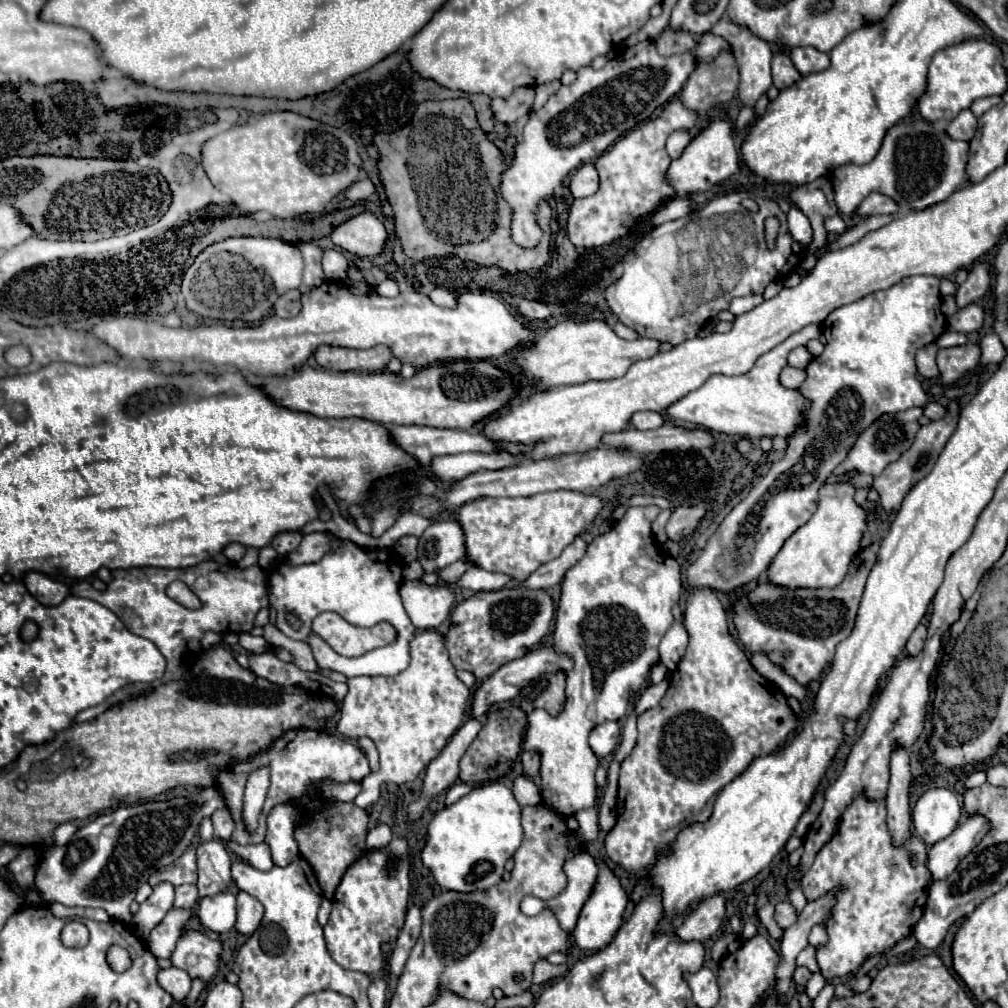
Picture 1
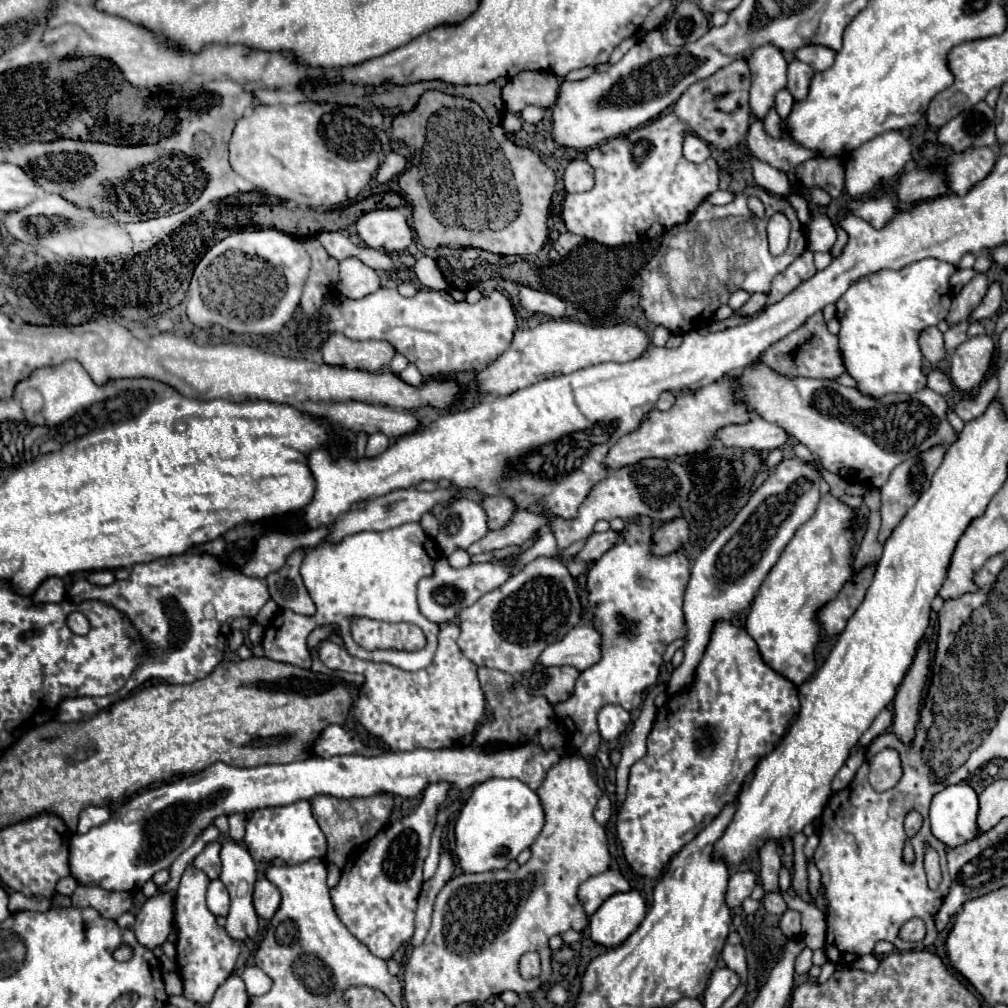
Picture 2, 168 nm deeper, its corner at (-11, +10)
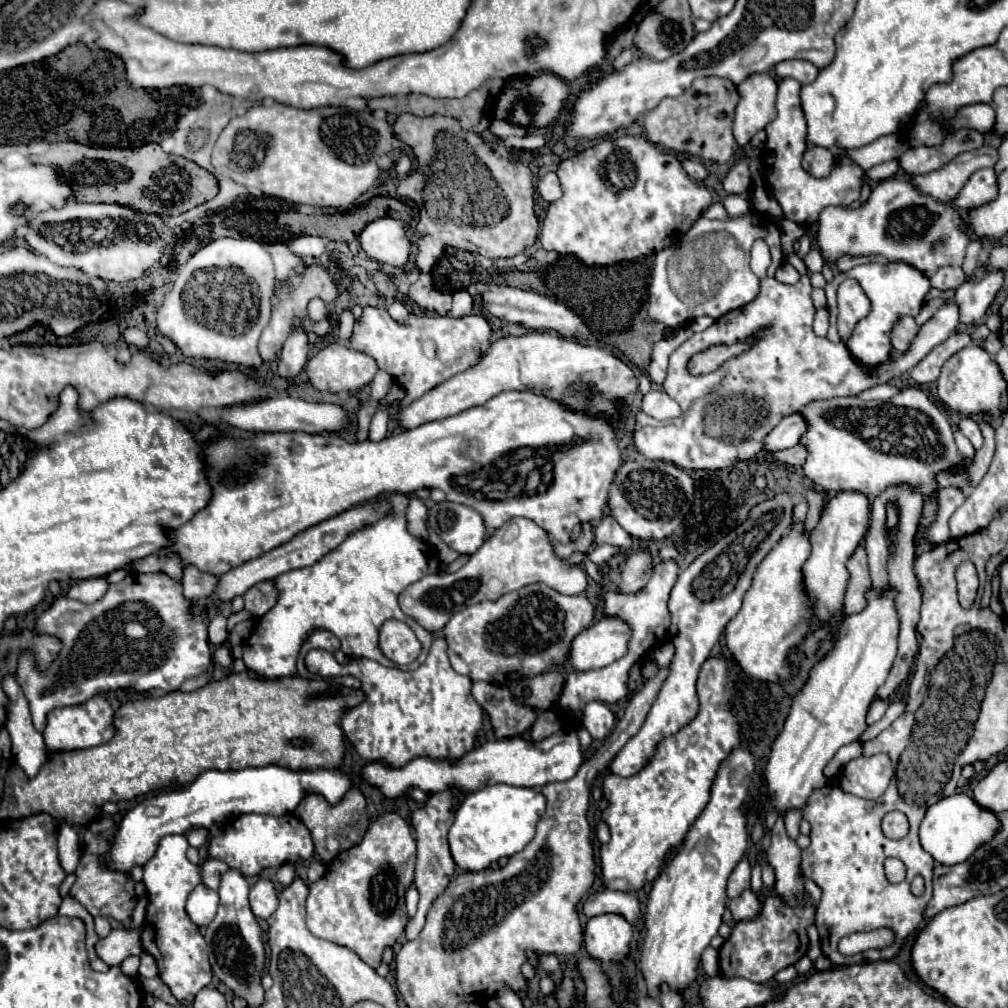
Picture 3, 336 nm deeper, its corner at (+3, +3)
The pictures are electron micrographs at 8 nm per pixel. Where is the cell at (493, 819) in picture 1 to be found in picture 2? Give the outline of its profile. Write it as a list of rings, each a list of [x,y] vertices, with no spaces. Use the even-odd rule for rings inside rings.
[[[490,778],[478,784],[464,802],[454,824],[458,866],[464,872],[492,872],[506,868],[508,862],[528,848],[544,826],[544,810],[534,790],[516,778]]]

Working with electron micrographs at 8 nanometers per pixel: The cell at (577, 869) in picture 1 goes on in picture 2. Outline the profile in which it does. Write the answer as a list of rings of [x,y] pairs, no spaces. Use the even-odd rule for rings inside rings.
[[[608,868],[606,872],[596,874],[580,884],[578,900],[580,900],[586,916],[592,916],[608,896],[612,896],[616,892],[624,892],[624,890],[630,890],[630,884],[626,882],[626,878],[618,870]]]

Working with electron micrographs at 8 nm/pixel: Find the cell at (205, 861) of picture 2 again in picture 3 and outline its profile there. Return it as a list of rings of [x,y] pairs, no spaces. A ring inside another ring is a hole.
[[[208,859],[202,865],[202,883],[216,891],[220,885],[220,877],[222,877],[222,873],[226,873],[226,869],[230,869],[226,863],[222,865],[222,861],[218,861],[218,859]]]

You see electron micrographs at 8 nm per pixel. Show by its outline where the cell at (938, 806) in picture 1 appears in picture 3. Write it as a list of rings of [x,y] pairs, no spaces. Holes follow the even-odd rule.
[[[956,793],[956,795],[944,797],[942,801],[934,803],[928,809],[920,825],[920,843],[924,851],[928,851],[938,863],[956,865],[966,861],[966,857],[970,857],[970,853],[978,849],[978,845],[984,845],[986,841],[990,841],[994,833],[998,833],[998,815],[994,811],[982,809],[972,797],[964,793]]]

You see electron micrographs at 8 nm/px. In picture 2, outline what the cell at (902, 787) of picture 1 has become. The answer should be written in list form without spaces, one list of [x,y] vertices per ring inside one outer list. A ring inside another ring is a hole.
[[[922,638],[918,644],[916,658],[894,698],[892,732],[906,746],[912,746],[912,738],[916,736],[916,722],[920,720],[920,702],[924,696],[930,664],[932,664],[932,648],[930,648],[930,642]]]

